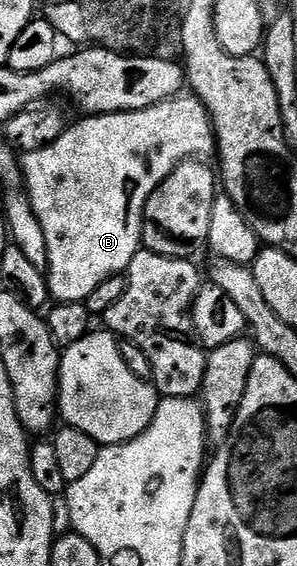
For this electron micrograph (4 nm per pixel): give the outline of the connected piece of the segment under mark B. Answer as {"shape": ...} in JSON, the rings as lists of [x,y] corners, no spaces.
{"shape":[[[180,95],[171,97],[165,103],[157,103],[148,109],[138,109],[128,113],[100,113],[98,115],[87,115],[84,121],[68,124],[63,134],[58,137],[52,145],[44,149],[38,149],[32,153],[23,153],[21,157],[22,173],[25,182],[25,192],[32,209],[44,228],[45,243],[48,245],[48,255],[53,262],[55,281],[53,277],[53,297],[56,302],[60,301],[82,301],[86,302],[89,295],[97,290],[101,284],[111,277],[126,274],[129,263],[133,263],[133,255],[137,255],[143,244],[143,212],[149,195],[163,180],[171,174],[183,161],[188,159],[207,159],[216,152],[215,129],[211,126],[211,114],[207,108],[193,95]]]}

